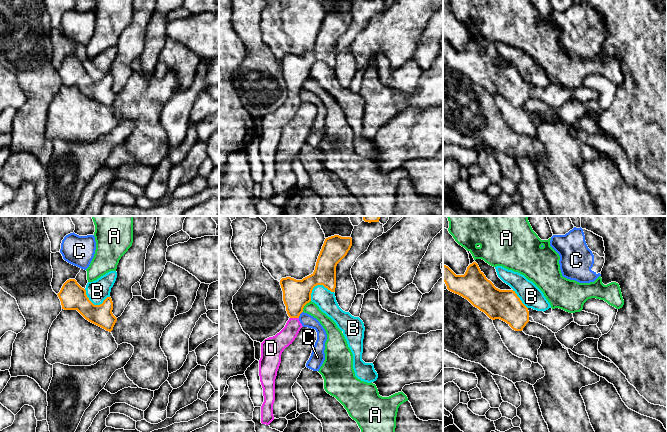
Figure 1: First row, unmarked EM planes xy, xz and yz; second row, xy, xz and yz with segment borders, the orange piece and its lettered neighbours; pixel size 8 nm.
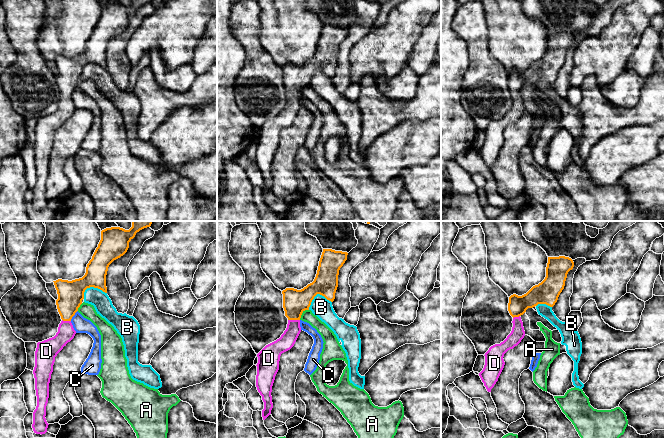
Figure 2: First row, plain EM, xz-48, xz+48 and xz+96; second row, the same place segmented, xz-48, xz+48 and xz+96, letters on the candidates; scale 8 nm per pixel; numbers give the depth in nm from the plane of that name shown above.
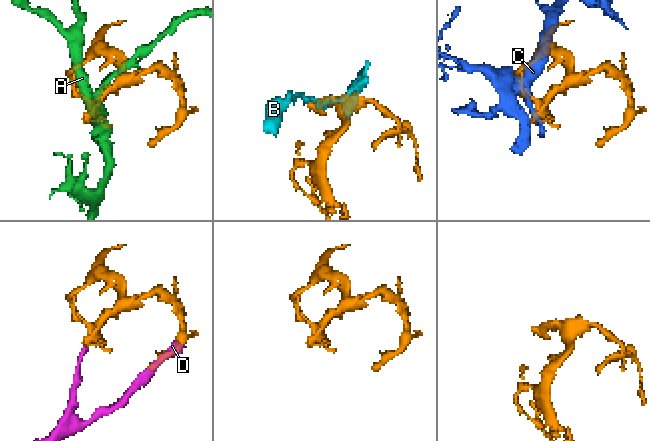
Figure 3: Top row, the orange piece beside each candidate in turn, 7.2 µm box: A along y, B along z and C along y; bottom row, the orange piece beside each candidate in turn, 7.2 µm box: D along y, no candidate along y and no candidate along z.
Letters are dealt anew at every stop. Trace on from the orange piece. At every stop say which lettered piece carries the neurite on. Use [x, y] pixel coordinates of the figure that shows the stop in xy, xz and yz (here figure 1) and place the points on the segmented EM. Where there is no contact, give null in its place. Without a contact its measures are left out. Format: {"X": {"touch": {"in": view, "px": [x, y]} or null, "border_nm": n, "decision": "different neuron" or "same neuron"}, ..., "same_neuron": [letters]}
{"A": {"touch": {"in": "xz", "px": [304, 305]}, "border_nm": 120, "decision": "different neuron"}, "B": {"touch": {"in": "xz", "px": [317, 284]}, "border_nm": 200, "decision": "different neuron"}, "C": {"touch": {"in": "xz", "px": [300, 313]}, "border_nm": 70, "decision": "different neuron"}, "D": {"touch": {"in": "xz", "px": [294, 317]}, "border_nm": 70, "decision": "same neuron"}, "same_neuron": ["D"]}

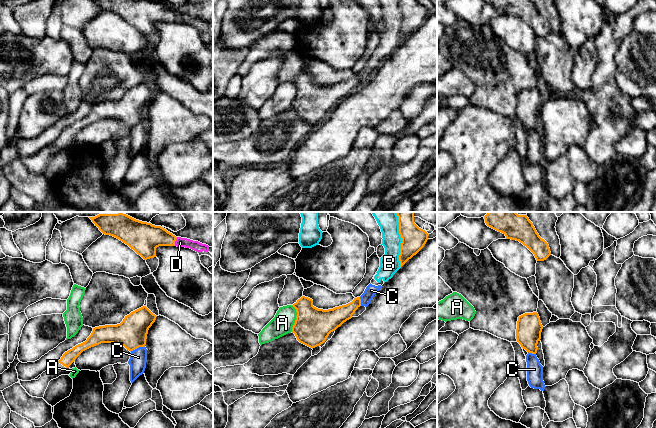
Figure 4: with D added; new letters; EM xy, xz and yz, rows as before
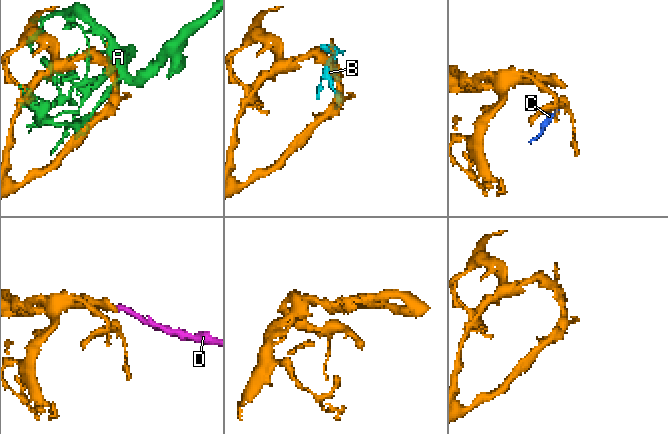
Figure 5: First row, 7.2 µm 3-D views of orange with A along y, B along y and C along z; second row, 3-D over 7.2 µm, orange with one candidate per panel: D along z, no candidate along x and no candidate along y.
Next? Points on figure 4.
{"A": {"touch": {"in": "xz", "px": [296, 318]}, "border_nm": 220, "decision": "different neuron"}, "B": {"touch": {"in": "xz", "px": [402, 240]}, "border_nm": 440, "decision": "different neuron"}, "C": {"touch": {"in": "xy", "px": [137, 347]}, "border_nm": 130, "decision": "different neuron"}, "D": {"touch": {"in": "xy", "px": [175, 240]}, "border_nm": 80, "decision": "same neuron"}, "same_neuron": ["D"]}

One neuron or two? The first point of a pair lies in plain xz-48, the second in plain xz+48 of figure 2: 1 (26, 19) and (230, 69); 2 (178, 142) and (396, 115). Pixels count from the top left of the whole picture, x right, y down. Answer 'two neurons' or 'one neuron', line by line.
1: two neurons
2: two neurons

